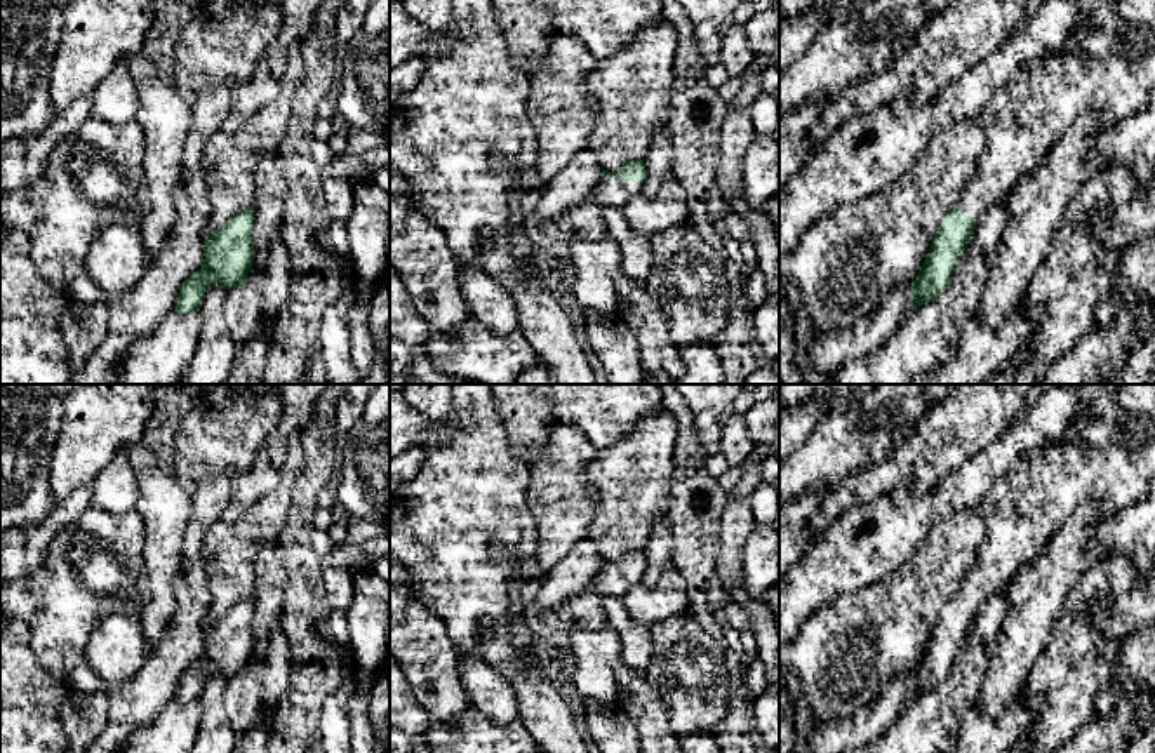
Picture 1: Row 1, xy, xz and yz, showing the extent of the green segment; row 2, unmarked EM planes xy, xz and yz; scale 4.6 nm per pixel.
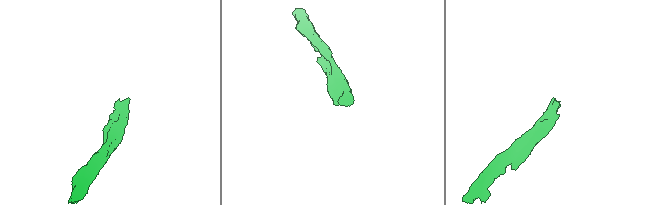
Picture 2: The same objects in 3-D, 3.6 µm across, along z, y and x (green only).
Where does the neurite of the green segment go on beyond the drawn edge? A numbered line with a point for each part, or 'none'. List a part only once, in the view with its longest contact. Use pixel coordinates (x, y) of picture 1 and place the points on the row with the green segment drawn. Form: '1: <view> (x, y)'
1: xz (588, 223)

